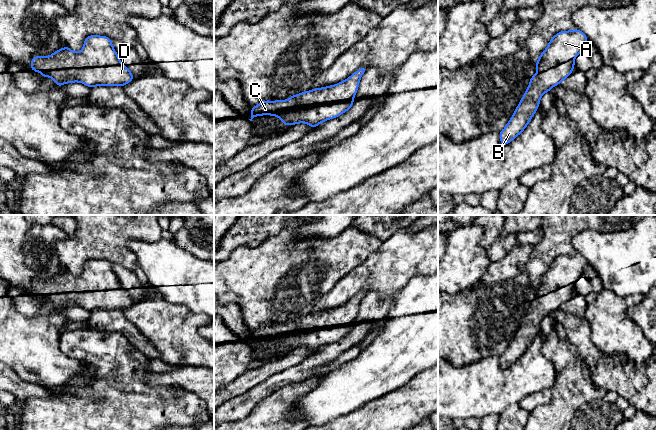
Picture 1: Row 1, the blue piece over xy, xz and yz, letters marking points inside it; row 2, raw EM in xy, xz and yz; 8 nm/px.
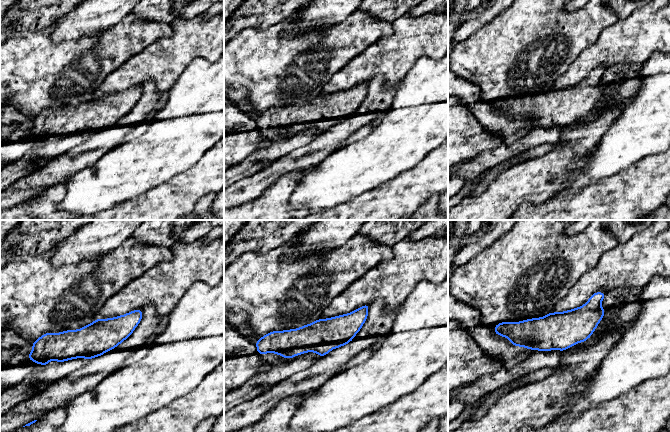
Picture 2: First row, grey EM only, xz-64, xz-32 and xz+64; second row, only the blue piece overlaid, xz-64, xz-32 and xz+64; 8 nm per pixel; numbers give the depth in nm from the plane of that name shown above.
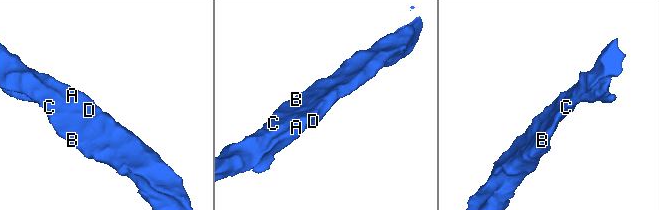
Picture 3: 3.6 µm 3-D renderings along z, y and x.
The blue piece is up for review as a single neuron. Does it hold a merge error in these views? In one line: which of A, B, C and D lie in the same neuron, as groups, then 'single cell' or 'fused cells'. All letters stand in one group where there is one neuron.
A B C D; single cell

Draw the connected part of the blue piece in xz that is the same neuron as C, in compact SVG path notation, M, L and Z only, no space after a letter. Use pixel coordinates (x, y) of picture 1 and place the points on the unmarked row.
M361 292L354 296L346 304L336 309L295 318L287 324L269 325L265 324L250 333L252 345L254 341L271 339L279 341L284 349L291 350L299 347L306 347L311 352L315 352L324 345L336 342L348 335L354 328L354 320L358 315L359 306L366 293Z

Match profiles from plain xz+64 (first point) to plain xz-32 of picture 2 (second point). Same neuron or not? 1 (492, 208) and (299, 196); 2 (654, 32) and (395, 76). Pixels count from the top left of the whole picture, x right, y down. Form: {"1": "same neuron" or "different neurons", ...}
{"1": "different neurons", "2": "same neuron"}

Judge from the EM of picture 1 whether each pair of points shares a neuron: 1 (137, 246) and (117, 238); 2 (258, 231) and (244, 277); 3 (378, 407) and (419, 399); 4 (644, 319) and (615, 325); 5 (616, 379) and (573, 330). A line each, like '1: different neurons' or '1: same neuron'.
1: different neurons
2: different neurons
3: same neuron
4: different neurons
5: same neuron

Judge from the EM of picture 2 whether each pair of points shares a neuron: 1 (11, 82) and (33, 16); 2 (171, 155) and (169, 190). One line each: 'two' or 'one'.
1: two
2: two

